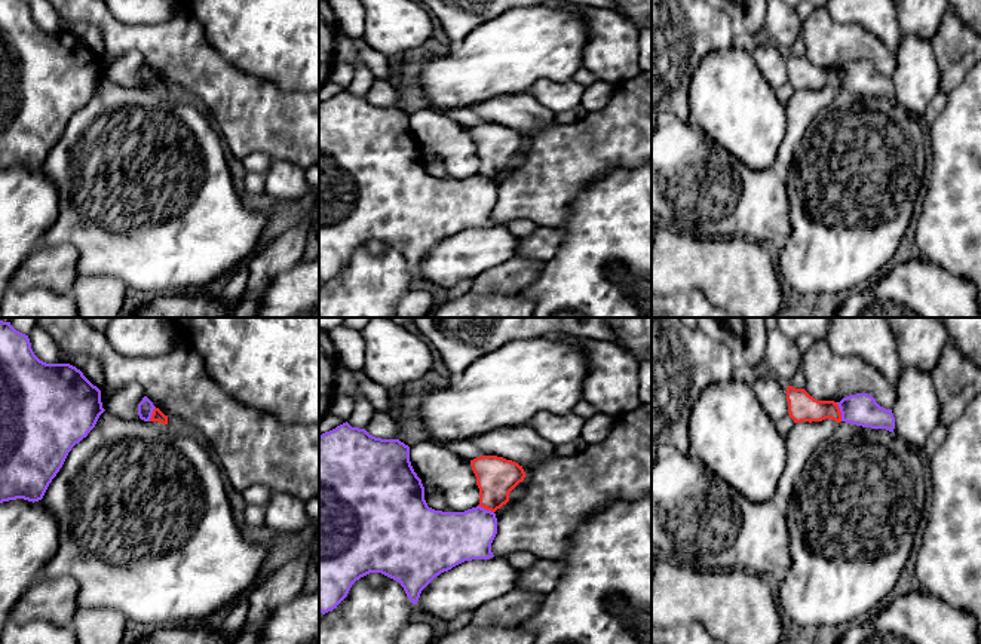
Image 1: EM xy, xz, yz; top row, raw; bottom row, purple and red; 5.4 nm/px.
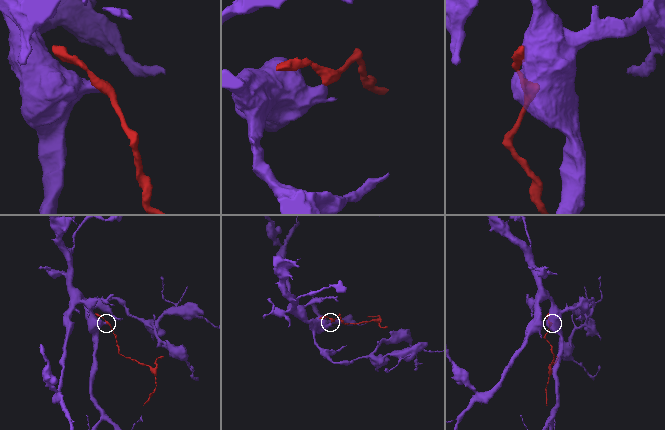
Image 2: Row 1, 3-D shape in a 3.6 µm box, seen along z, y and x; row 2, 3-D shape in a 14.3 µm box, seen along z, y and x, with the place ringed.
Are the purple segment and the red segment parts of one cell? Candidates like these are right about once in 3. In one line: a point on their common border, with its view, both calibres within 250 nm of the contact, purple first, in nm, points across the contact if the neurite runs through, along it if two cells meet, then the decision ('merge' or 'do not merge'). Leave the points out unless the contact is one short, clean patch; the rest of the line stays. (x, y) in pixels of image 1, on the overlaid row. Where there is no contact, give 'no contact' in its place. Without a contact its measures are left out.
meets purple in yz at (840, 411); 170 nm thick on the purple side, 160 nm on the other; border along yz (836, 402), (842, 420); do not merge

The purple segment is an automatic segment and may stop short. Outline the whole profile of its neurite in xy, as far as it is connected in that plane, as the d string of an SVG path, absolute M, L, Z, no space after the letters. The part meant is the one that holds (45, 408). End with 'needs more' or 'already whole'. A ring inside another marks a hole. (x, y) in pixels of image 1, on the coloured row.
M0 321L0 503L42 500L71 448L104 411L101 390L80 369L40 361L28 335Z | already whole

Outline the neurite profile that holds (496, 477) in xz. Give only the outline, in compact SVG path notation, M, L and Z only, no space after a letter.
M481 456L470 460L479 488L481 507L496 512L509 502L511 491L524 481L522 466L497 456Z

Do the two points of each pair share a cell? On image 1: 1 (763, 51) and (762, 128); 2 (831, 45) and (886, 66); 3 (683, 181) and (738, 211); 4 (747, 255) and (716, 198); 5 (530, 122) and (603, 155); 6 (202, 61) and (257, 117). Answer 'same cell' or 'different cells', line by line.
1: different cells
2: same cell
3: same cell
4: different cells
5: different cells
6: same cell

